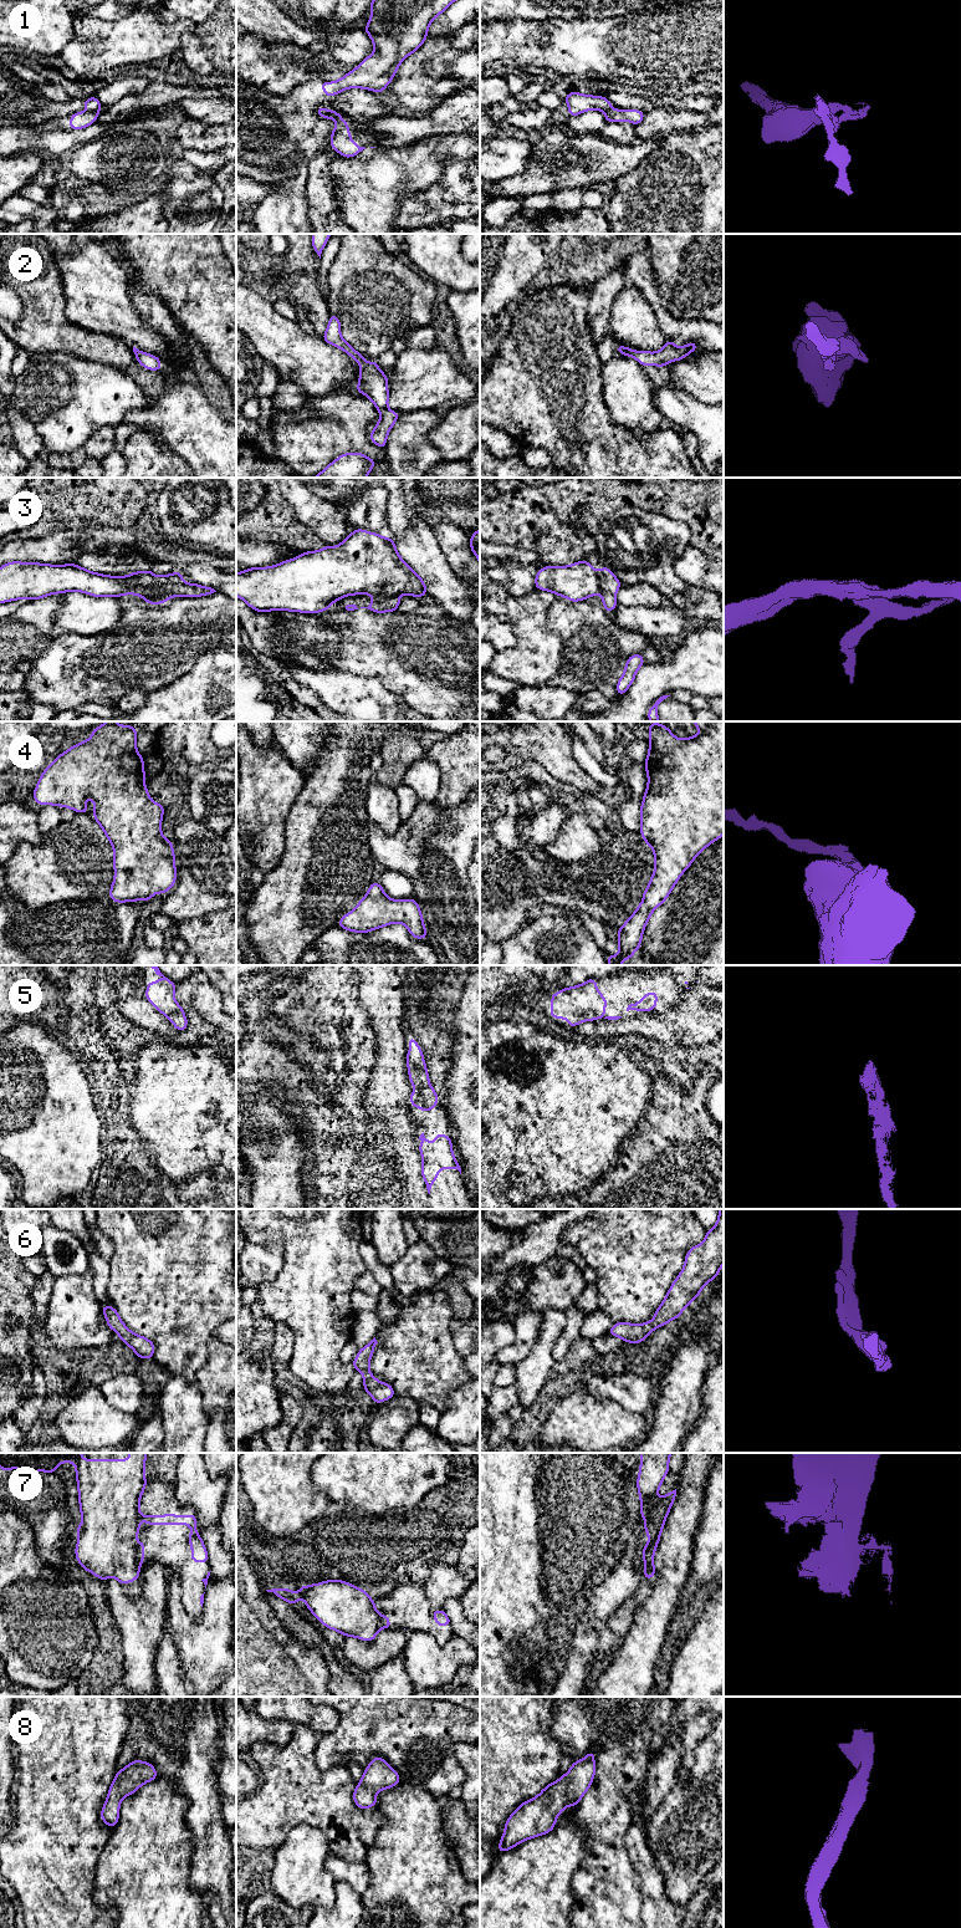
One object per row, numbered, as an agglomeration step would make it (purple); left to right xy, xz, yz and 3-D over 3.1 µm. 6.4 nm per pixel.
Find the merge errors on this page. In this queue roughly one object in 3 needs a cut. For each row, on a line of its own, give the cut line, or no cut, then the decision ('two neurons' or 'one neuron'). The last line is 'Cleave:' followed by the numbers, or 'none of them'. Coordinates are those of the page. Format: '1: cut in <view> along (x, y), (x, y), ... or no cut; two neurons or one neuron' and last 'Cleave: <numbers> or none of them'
1: cut in xy along (91, 110), (97, 112); two neurons
2: no cut; one neuron
3: cut in xy along (142, 596), (159, 595), (167, 598); two neurons
4: no cut; one neuron
5: no cut; one neuron
6: no cut; one neuron
7: cut in xy along (137, 1544), (137, 1556), (142, 1561); two neurons
8: no cut; one neuron
Cleave: 1, 3, 7

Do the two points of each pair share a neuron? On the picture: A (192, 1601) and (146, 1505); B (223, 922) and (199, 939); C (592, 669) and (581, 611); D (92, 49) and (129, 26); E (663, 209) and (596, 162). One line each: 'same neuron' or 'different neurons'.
A: same neuron
B: same neuron
C: same neuron
D: same neuron
E: different neurons

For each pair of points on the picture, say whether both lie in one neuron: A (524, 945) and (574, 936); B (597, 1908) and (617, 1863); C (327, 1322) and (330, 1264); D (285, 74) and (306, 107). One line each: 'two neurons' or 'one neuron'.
A: one neuron
B: one neuron
C: one neuron
D: two neurons

